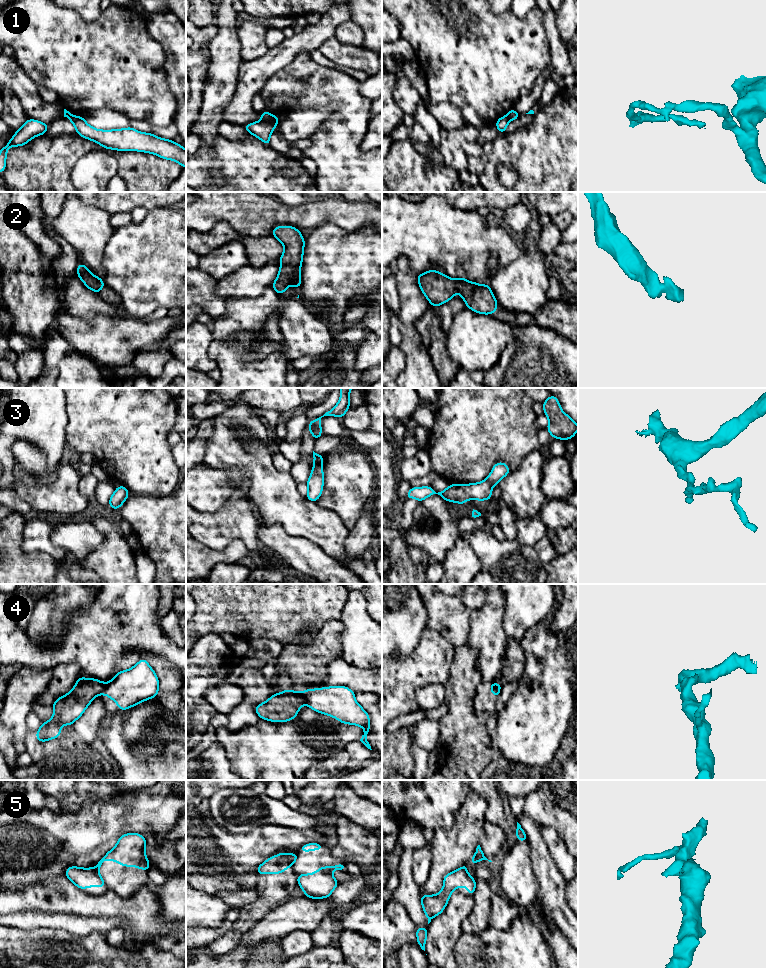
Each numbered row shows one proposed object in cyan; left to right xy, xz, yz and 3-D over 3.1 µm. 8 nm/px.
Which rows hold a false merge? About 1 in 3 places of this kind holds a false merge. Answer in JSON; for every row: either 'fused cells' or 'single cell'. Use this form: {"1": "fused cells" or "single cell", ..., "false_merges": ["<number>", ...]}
{"1": "fused cells", "2": "single cell", "3": "single cell", "4": "fused cells", "5": "fused cells", "false_merges": ["1", "4", "5"]}

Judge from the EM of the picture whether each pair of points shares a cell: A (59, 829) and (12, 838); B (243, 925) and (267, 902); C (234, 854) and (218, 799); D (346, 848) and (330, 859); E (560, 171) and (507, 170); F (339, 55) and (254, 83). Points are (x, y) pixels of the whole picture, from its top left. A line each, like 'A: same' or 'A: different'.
A: same
B: same
C: different
D: different
E: different
F: different

